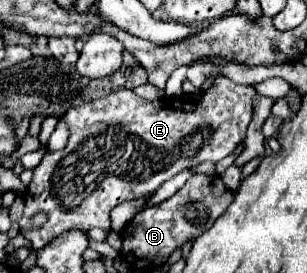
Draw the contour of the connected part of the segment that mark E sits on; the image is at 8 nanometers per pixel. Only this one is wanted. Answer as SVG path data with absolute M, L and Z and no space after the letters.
M218 75L198 101L180 97L146 101L122 89L104 99L68 109L62 121L70 129L70 139L62 151L46 151L40 165L32 169L32 181L24 191L26 209L20 229L38 211L44 211L48 221L24 237L38 251L74 227L82 231L92 227L110 231L110 211L116 205L144 197L164 181L204 161L216 163L230 155L244 141L255 95L258 93L254 87L236 85Z

